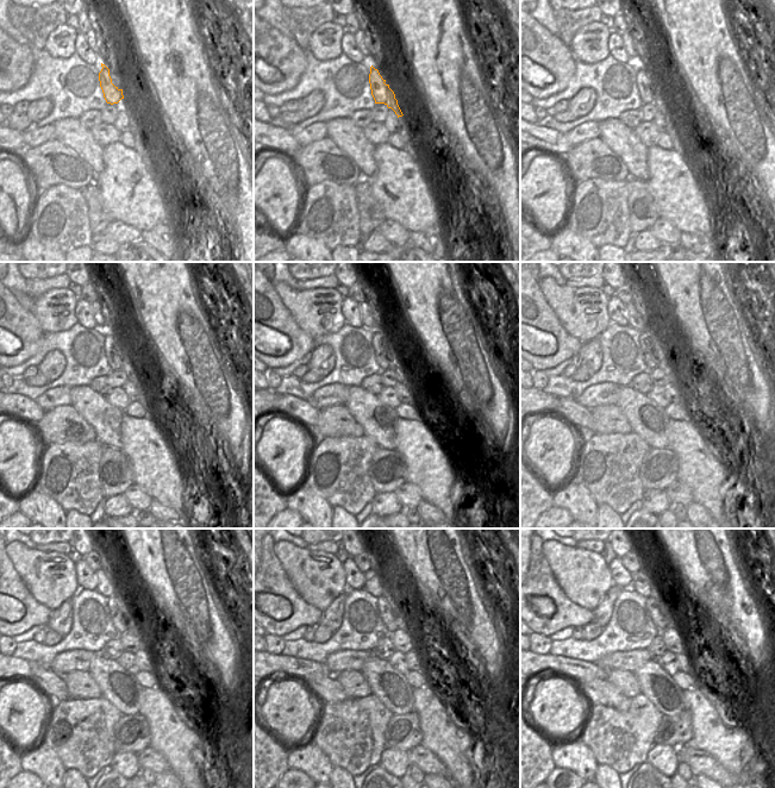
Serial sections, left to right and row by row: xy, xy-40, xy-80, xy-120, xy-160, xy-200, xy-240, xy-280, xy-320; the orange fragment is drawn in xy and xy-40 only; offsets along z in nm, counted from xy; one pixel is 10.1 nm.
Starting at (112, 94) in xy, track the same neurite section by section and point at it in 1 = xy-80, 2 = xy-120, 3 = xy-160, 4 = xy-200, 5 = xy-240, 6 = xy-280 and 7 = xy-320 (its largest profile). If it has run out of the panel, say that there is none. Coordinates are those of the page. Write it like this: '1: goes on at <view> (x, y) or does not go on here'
1: goes on at xy-80 (647, 87)
2: goes on at xy-120 (118, 358)
3: goes on at xy-160 (387, 357)
4: goes on at xy-200 (654, 352)
5: goes on at xy-240 (123, 619)
6: goes on at xy-280 (389, 611)
7: goes on at xy-320 (660, 611)

